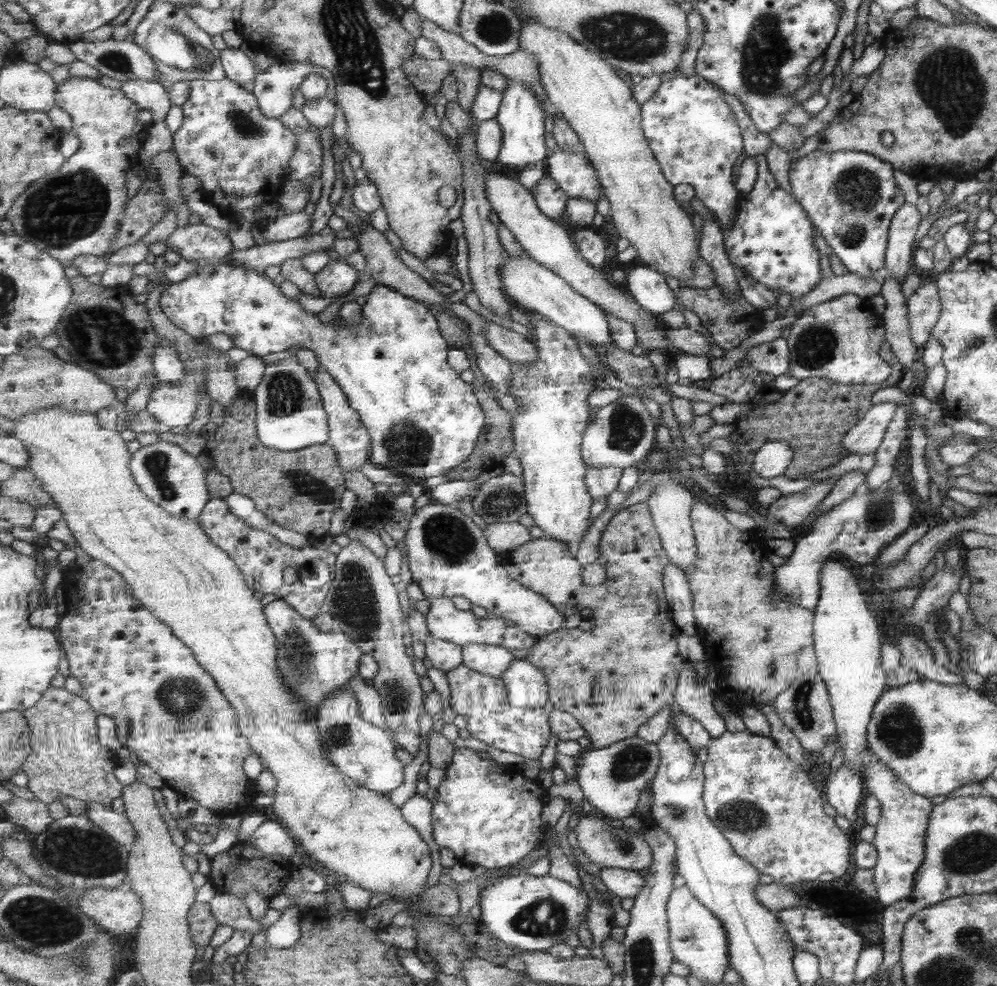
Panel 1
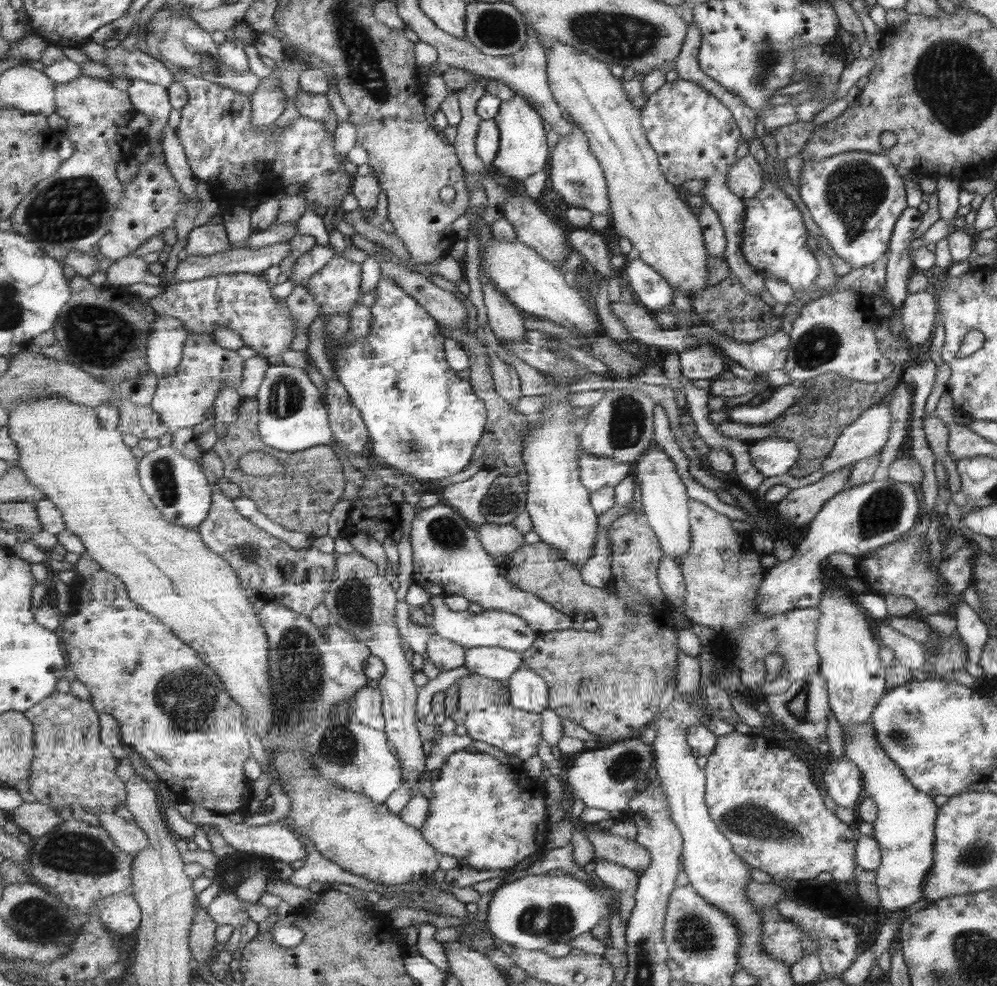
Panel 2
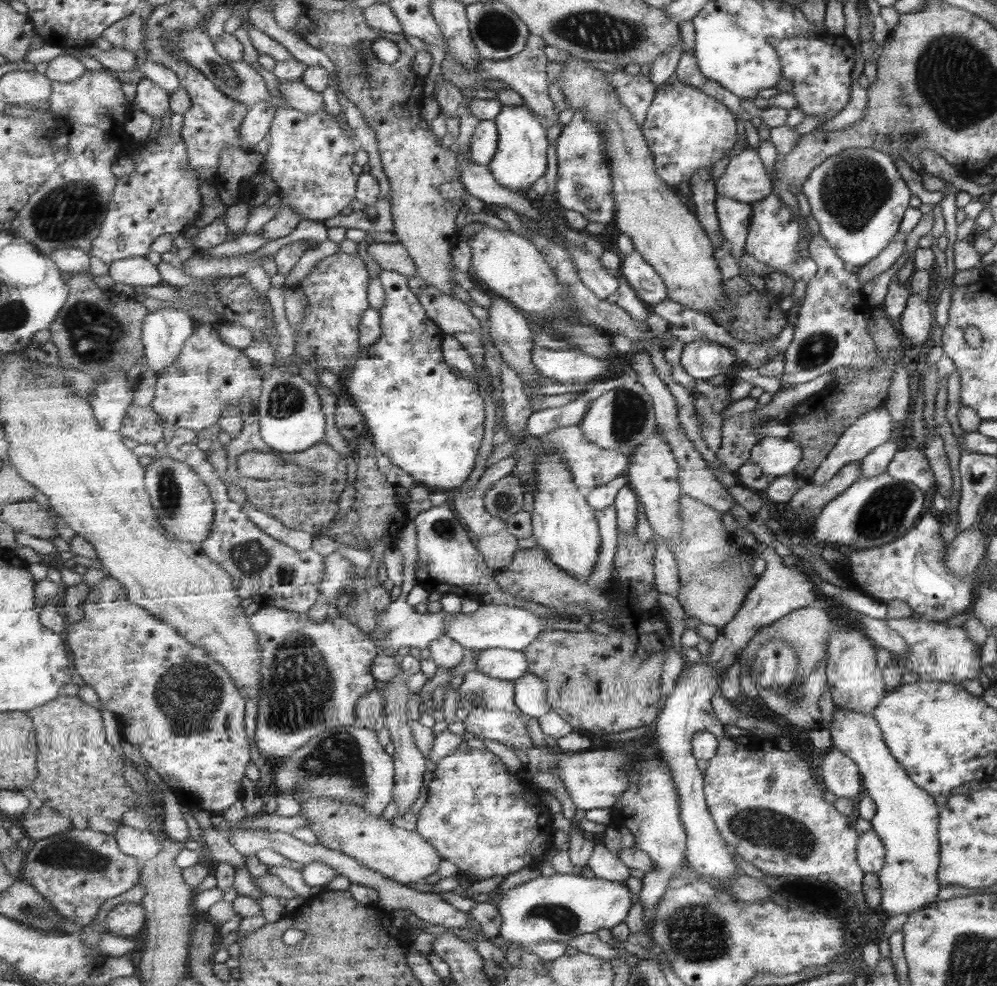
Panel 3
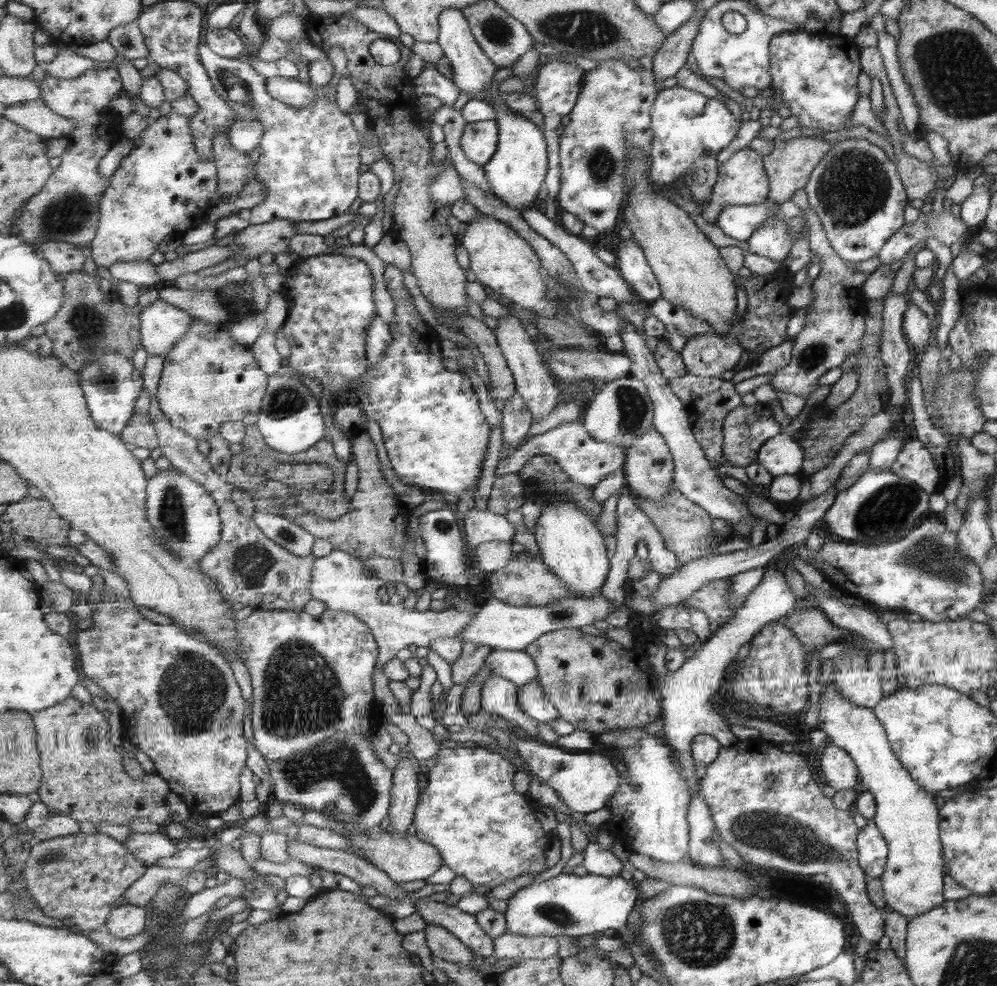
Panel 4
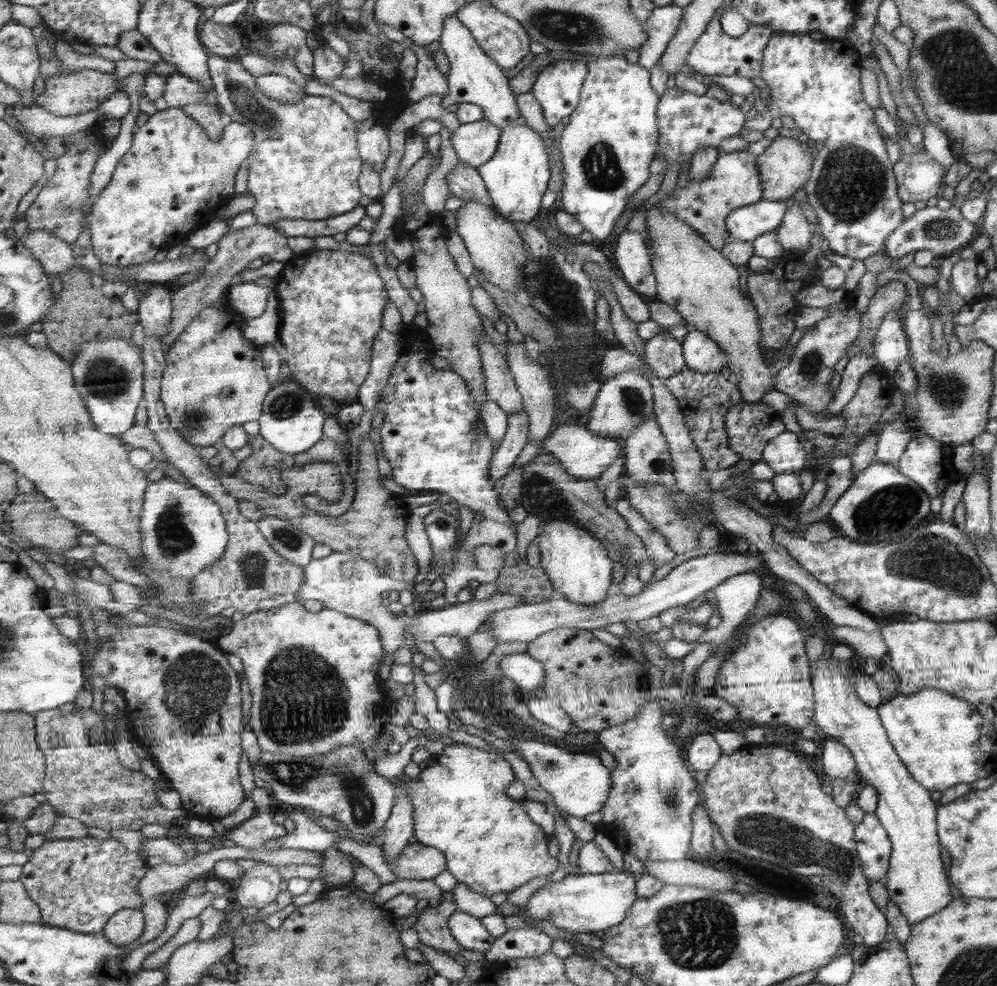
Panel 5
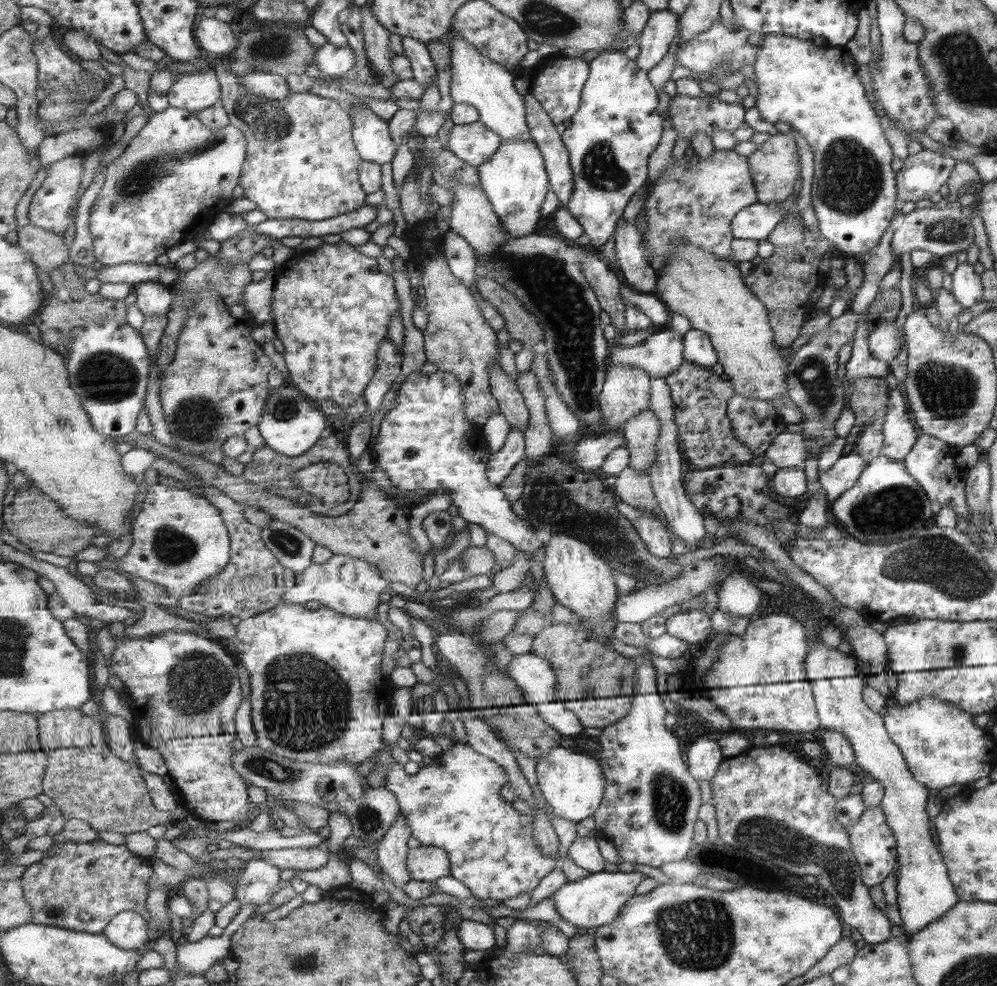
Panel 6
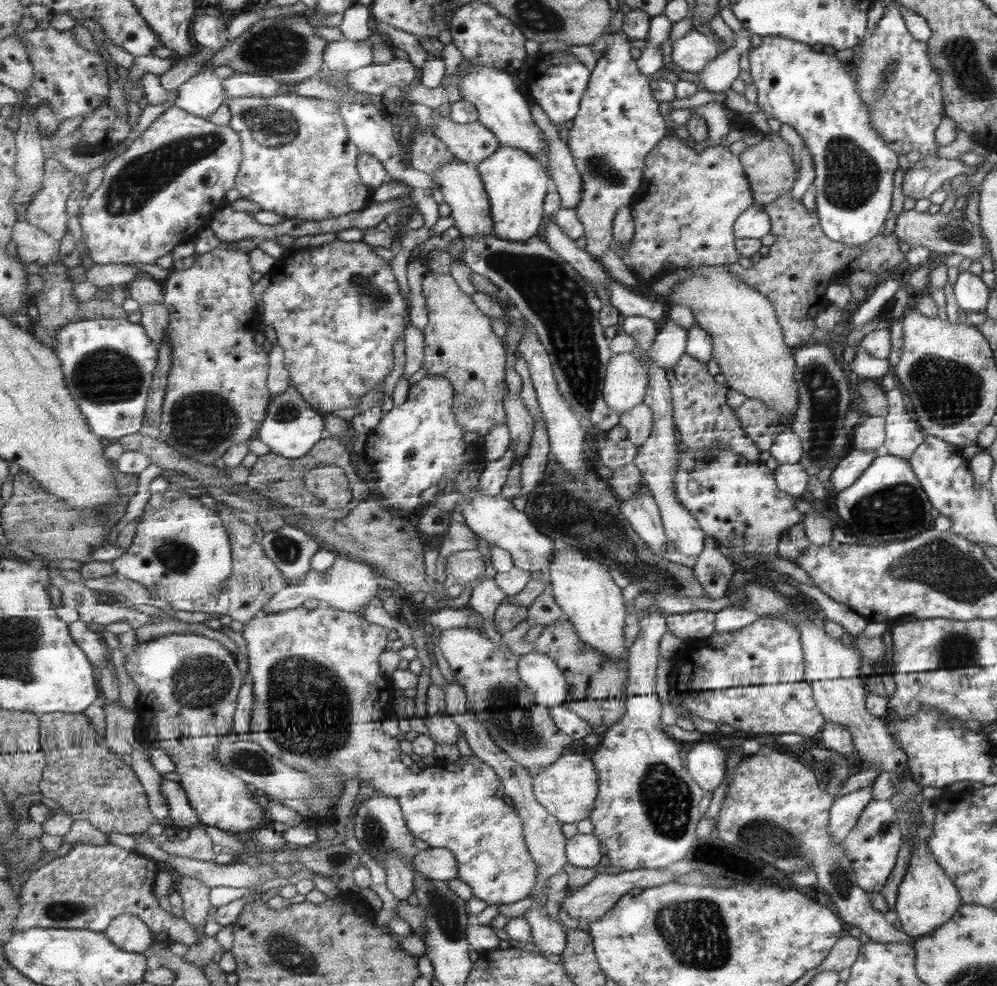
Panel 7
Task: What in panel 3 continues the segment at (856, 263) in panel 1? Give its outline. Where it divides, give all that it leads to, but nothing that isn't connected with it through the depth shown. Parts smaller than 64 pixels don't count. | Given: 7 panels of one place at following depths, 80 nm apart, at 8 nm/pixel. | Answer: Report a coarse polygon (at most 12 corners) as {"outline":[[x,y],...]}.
{"outline":[[872,148],[802,182],[819,234],[849,267],[893,240],[911,198]]}

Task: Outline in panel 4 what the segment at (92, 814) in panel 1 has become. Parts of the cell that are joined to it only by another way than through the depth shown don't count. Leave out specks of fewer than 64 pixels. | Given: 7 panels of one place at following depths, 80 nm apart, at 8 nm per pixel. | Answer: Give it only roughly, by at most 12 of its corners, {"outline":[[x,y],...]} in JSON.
{"outline":[[133,832],[125,845],[148,867],[181,849],[163,834]]}

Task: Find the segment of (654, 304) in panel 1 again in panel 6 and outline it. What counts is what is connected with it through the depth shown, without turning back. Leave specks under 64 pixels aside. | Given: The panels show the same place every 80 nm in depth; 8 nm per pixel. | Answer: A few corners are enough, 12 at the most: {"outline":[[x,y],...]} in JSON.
{"outline":[[636,225],[615,233],[617,265],[634,293],[654,294],[658,271]]}

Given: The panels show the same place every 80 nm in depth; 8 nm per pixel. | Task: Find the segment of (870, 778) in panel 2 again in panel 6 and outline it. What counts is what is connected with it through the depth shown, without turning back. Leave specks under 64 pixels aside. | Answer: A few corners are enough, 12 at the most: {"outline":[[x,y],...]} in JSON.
{"outline":[[807,646],[820,726],[840,732],[895,836],[904,934],[958,900],[929,836],[927,787],[861,700],[847,649]]}

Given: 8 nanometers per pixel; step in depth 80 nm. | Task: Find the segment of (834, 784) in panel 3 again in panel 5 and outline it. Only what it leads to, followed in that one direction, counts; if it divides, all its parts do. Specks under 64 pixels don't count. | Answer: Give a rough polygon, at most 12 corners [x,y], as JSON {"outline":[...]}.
{"outline":[[823,740],[821,770],[829,778],[855,777],[851,753]]}

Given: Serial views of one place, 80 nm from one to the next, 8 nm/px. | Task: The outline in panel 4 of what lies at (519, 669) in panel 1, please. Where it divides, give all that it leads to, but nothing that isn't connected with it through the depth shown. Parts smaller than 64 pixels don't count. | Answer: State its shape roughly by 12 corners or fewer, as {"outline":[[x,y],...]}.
{"outline":[[538,679],[520,687],[519,704],[547,723],[561,717]]}

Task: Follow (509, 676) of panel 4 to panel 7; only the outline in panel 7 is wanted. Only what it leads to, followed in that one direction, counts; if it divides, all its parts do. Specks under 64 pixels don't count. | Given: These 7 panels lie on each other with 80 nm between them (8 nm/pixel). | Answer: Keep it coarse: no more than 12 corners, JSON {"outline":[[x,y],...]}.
{"outline":[[535,651],[518,671],[541,707],[568,702],[555,660]]}

